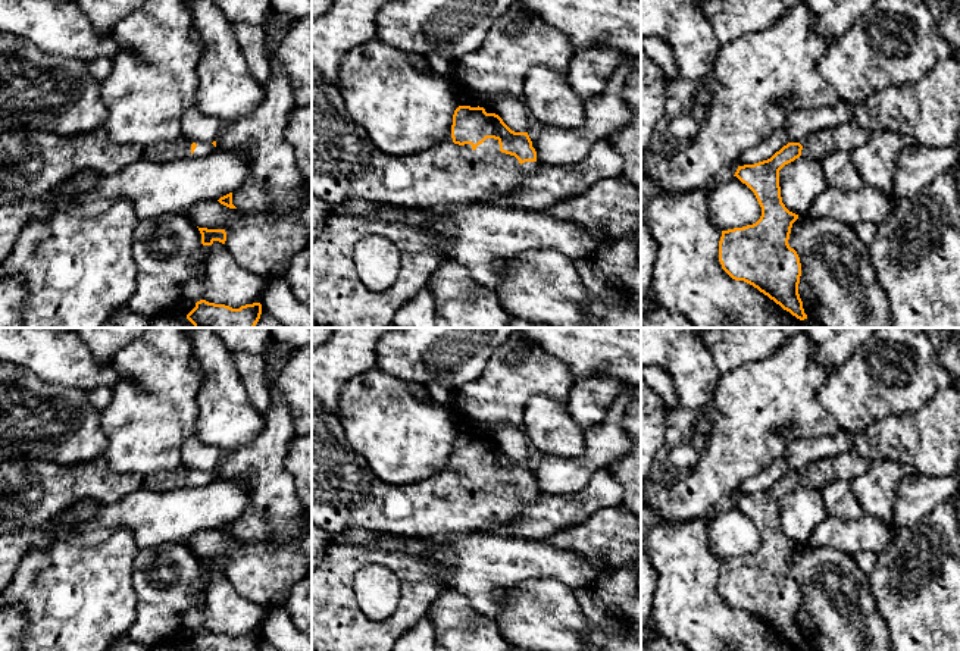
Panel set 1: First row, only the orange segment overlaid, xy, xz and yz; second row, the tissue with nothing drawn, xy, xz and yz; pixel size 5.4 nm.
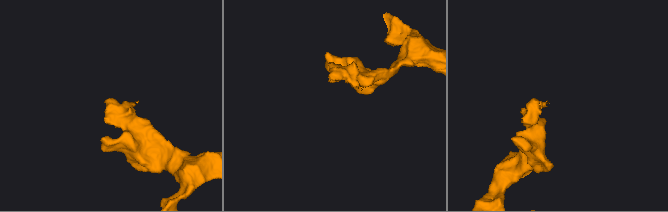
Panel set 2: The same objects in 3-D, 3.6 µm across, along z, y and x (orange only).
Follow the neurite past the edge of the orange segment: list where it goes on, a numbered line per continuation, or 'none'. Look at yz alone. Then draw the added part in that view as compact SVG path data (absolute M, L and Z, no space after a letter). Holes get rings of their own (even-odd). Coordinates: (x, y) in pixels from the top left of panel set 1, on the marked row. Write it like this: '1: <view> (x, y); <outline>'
1: yz (847, 137); M842 123L809 135L803 143L801 156L822 162L835 151L851 153L870 138L870 131L854 123Z

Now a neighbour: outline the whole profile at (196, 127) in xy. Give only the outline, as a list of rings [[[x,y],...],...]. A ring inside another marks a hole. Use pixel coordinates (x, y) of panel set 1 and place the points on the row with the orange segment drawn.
[[[191,106],[182,116],[182,135],[191,141],[213,143],[221,137],[221,121]]]

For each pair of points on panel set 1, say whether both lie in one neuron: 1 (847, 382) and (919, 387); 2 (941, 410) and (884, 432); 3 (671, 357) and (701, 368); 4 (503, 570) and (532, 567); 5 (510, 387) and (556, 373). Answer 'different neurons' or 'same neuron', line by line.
1: same neuron
2: same neuron
3: same neuron
4: same neuron
5: same neuron

